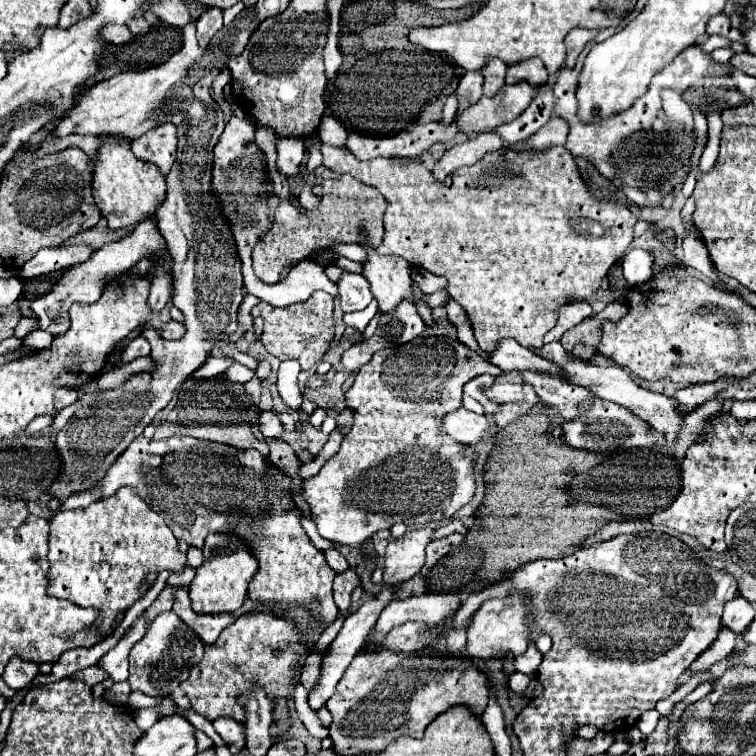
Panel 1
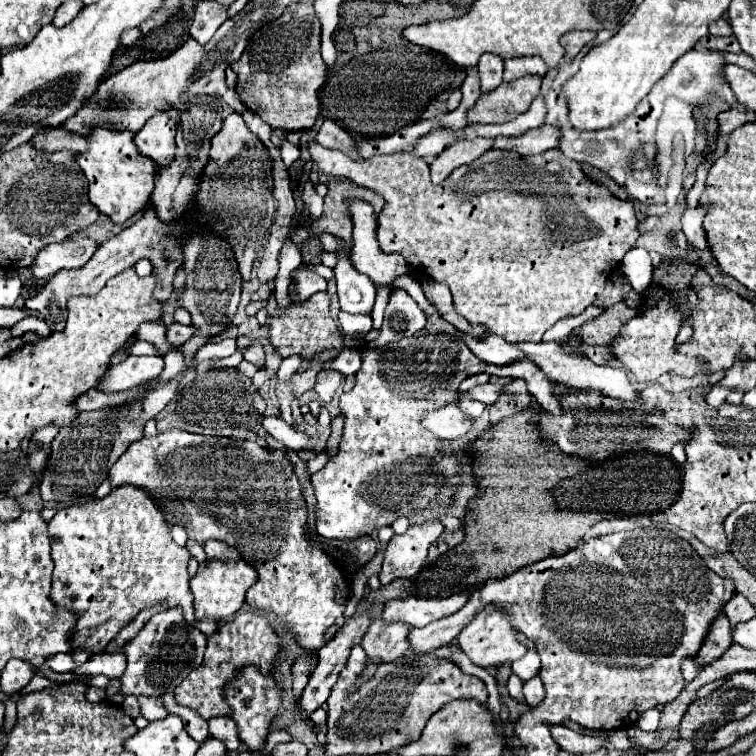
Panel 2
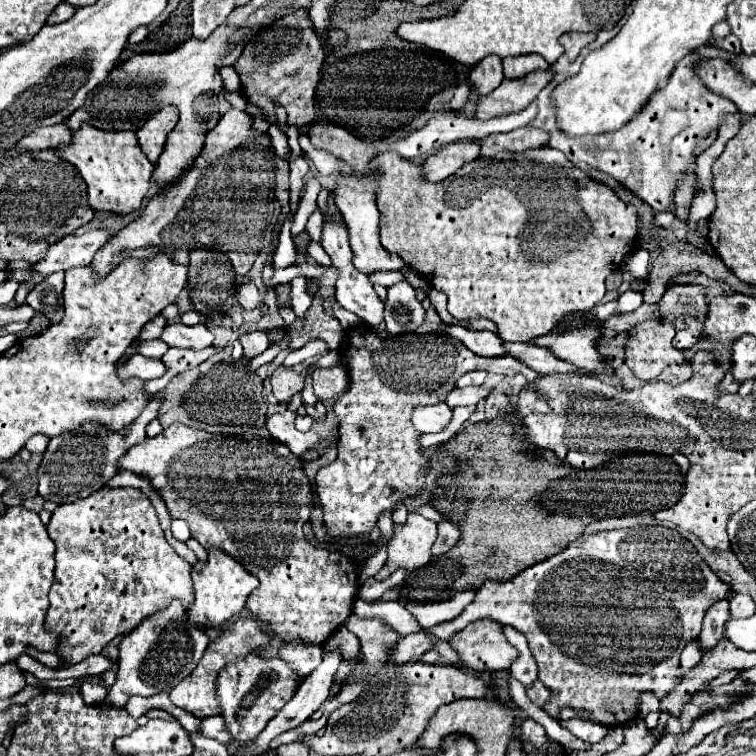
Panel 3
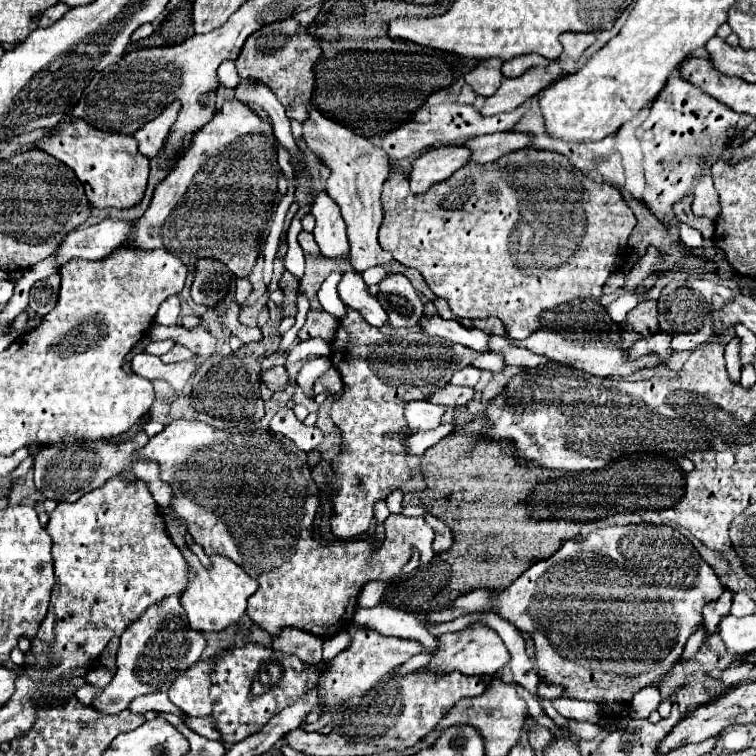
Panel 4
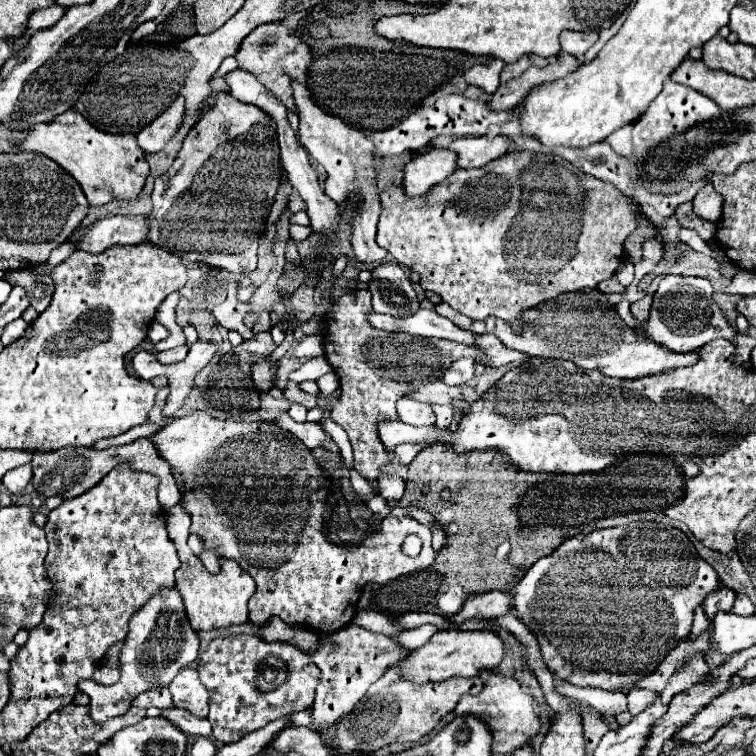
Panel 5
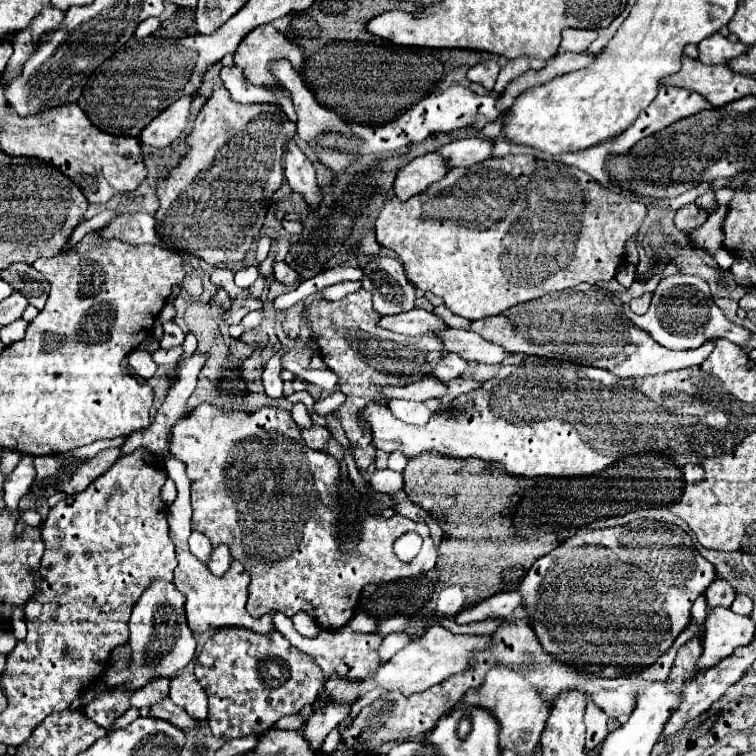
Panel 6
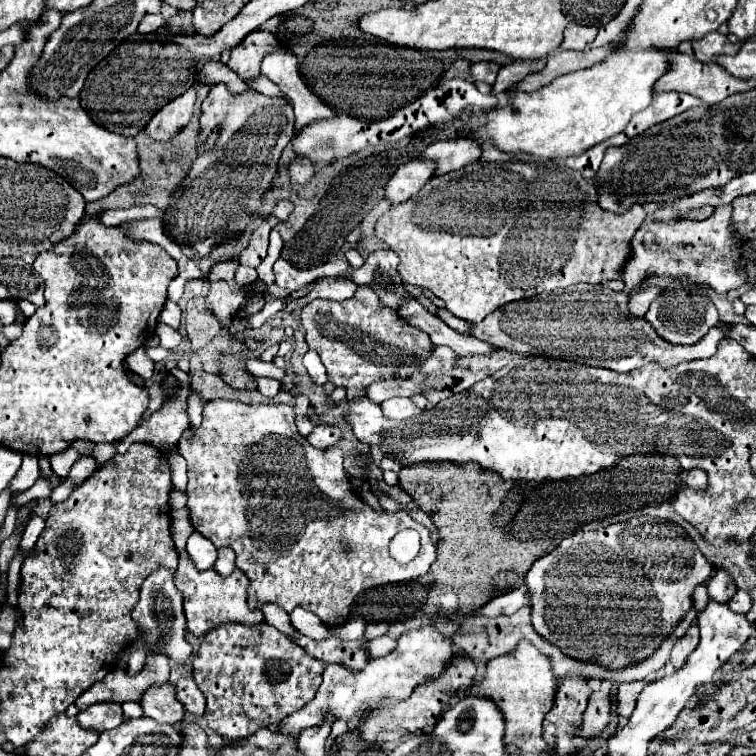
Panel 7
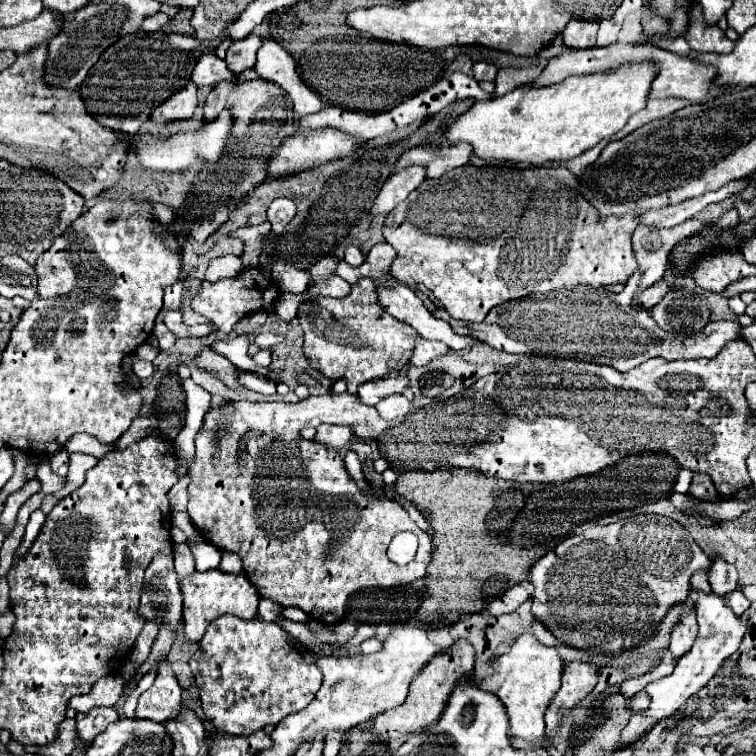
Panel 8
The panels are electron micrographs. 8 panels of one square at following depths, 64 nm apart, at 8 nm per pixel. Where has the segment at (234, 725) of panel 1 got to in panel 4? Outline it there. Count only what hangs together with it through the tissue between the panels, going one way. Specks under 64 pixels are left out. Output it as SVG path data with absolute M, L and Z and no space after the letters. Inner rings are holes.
M182 716L182 720L184 720L184 724L192 730L192 732L196 732L196 734L200 734L200 736L204 736L204 738L210 738L210 740L220 740L220 734L218 734L218 730L214 728L214 722L212 722L212 718L210 716L206 716L206 718L192 718L192 716Z

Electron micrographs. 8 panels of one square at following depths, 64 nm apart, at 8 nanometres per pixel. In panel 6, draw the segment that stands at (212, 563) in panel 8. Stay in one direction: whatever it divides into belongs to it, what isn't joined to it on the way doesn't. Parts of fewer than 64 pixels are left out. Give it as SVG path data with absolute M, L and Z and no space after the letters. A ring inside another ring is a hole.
M192 532L190 534L190 538L188 538L188 544L190 544L190 552L202 562L202 564L208 564L208 560L210 560L210 556L212 556L212 544L210 544L210 540L204 536L204 534L200 534L200 532Z

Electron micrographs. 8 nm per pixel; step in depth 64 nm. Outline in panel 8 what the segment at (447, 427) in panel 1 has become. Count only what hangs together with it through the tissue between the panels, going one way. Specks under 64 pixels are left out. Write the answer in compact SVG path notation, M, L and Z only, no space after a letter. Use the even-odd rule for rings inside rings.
M392 394L392 396L386 396L384 400L380 400L376 404L376 410L380 412L380 416L384 420L396 420L400 416L406 416L412 408L410 408L410 400L402 394Z

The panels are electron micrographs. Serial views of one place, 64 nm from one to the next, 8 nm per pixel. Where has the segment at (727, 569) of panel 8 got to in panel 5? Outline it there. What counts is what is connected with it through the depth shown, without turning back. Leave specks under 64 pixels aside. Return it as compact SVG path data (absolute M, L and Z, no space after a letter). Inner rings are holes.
M720 586L716 592L712 592L706 600L704 600L704 612L708 614L708 618L712 620L712 616L718 612L718 610L732 610L732 604L734 604L734 598L736 598L736 592L728 586Z

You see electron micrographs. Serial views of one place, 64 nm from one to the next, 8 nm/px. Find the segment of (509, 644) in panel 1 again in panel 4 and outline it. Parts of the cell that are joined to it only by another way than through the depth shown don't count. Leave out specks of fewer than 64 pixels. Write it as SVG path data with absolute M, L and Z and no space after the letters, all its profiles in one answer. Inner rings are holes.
M474 626L468 628L464 632L454 632L454 634L442 634L438 636L438 648L430 652L430 662L428 662L428 670L436 672L436 674L448 674L448 672L462 672L462 674L478 674L478 676L492 676L496 674L502 666L506 666L506 662L510 660L510 654L504 646L504 642L500 640L500 636L486 628L486 626Z

